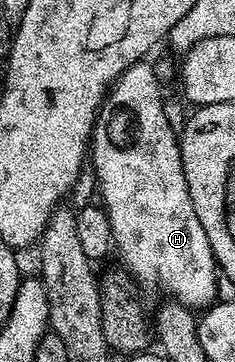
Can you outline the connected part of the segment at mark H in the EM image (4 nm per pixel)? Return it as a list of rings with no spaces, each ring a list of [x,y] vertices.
[[[141,62],[132,64],[123,72],[122,75],[116,79],[116,83],[112,85],[107,97],[107,107],[112,107],[116,112],[129,112],[132,115],[132,141],[129,144],[120,145],[118,141],[112,137],[112,116],[107,110],[101,111],[96,118],[96,124],[92,127],[92,139],[90,141],[90,168],[96,171],[96,184],[100,187],[100,196],[102,207],[108,213],[108,221],[112,227],[112,242],[119,250],[119,263],[123,265],[129,276],[133,277],[137,285],[144,286],[144,284],[157,284],[162,291],[168,292],[169,297],[175,298],[180,304],[191,310],[204,310],[209,307],[217,299],[216,296],[216,276],[218,280],[218,269],[216,266],[216,259],[212,253],[210,246],[210,238],[206,238],[206,230],[202,230],[202,222],[198,222],[198,214],[194,214],[194,202],[190,202],[190,190],[186,186],[186,174],[182,166],[182,154],[180,153],[180,142],[178,139],[178,132],[172,129],[172,124],[168,121],[168,112],[164,109],[164,96],[160,93],[160,80],[156,77],[154,69],[148,65],[148,62]]]

